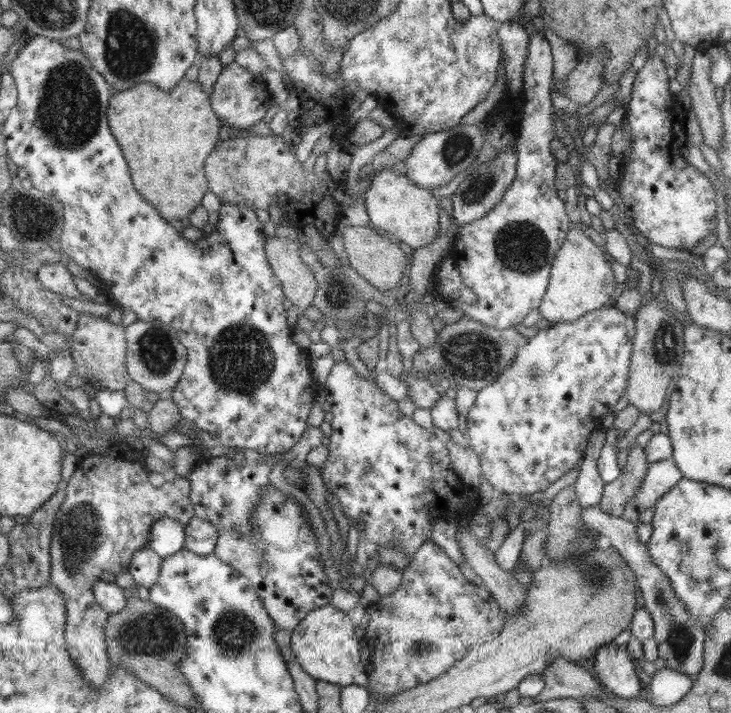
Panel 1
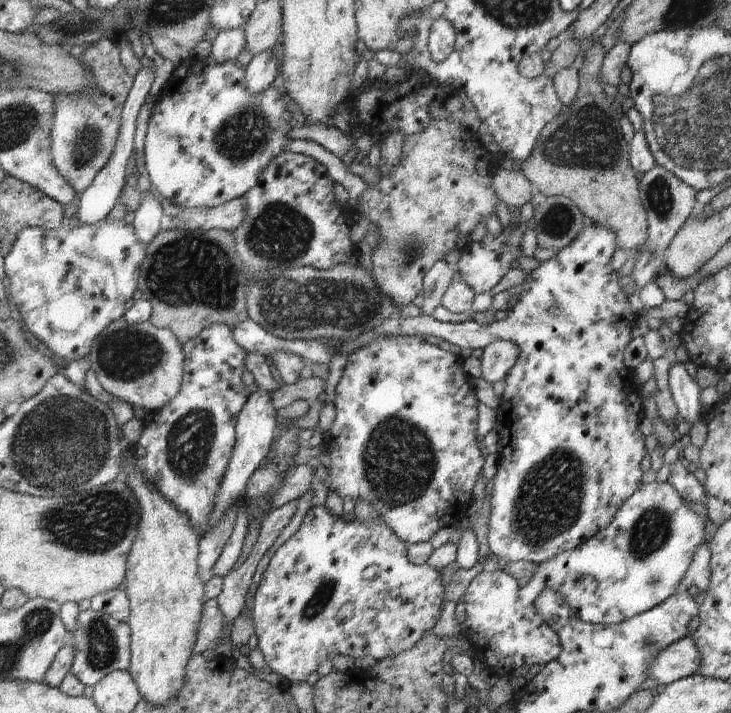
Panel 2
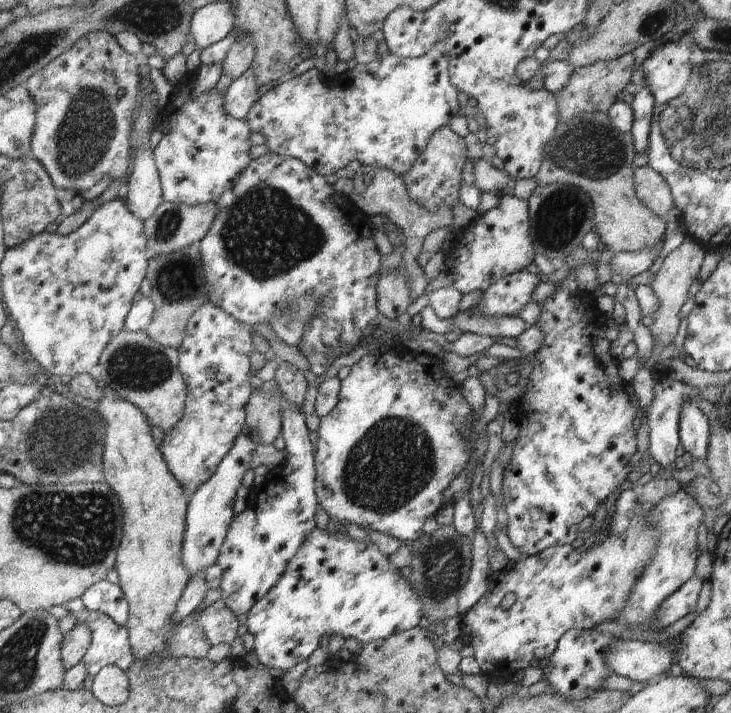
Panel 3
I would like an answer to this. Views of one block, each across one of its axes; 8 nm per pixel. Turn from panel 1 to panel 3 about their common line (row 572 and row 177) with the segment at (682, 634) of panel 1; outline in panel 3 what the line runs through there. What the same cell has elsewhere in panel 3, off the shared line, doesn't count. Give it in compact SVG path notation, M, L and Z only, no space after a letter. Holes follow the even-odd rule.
M647 165L635 168L633 182L637 198L660 218L664 218L668 222L668 212L675 206L672 192L670 192L666 180Z

